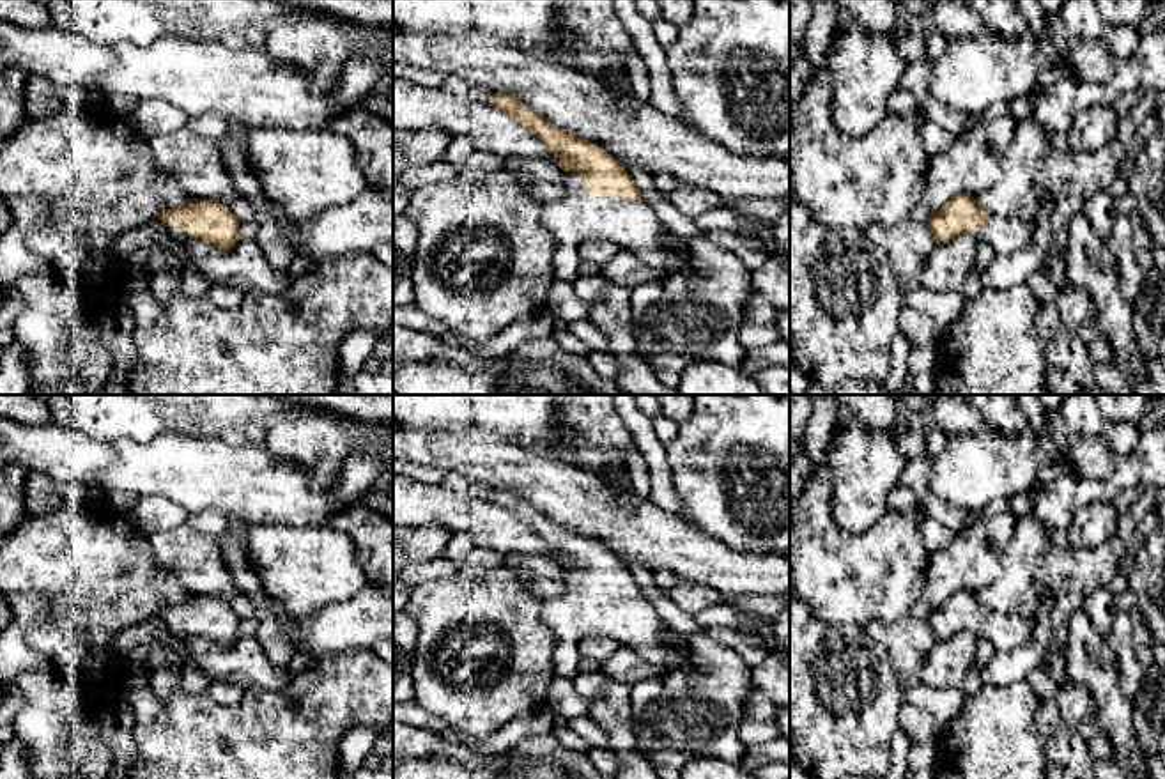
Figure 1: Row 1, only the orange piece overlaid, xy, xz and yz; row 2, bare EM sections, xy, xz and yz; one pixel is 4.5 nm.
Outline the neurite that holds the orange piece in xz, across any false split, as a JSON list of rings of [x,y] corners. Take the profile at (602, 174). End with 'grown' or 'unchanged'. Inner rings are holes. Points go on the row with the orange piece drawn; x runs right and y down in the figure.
[[[496,94],[489,104],[506,112],[536,135],[559,159],[567,174],[565,197],[545,202],[542,225],[554,235],[554,276],[574,283],[581,262],[577,248],[590,241],[613,241],[636,255],[652,258],[666,274],[689,271],[691,258],[680,258],[666,246],[667,227],[641,197],[632,175],[597,143],[552,126],[528,104],[508,94]]]; grown

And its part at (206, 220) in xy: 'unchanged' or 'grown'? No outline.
grown

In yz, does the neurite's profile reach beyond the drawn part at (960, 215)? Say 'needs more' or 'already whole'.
needs more

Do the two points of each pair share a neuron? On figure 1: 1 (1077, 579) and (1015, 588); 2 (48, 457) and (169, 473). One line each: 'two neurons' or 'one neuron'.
1: one neuron
2: two neurons

